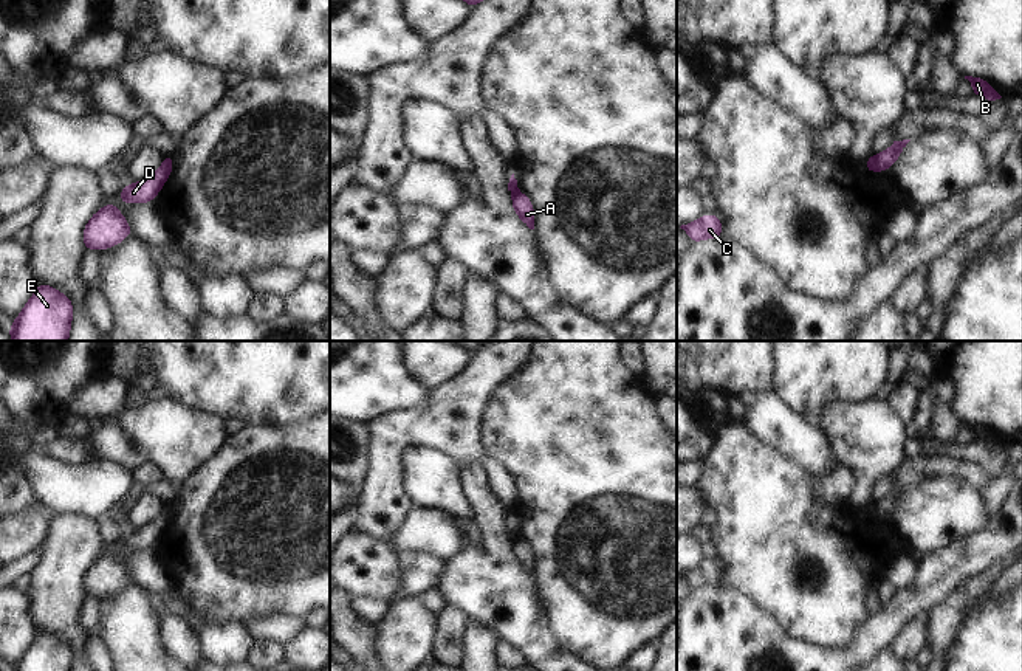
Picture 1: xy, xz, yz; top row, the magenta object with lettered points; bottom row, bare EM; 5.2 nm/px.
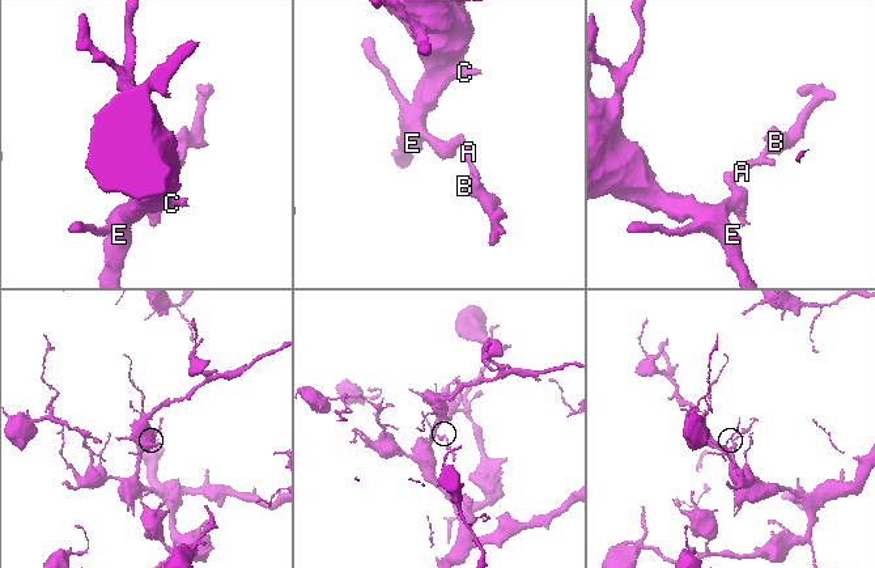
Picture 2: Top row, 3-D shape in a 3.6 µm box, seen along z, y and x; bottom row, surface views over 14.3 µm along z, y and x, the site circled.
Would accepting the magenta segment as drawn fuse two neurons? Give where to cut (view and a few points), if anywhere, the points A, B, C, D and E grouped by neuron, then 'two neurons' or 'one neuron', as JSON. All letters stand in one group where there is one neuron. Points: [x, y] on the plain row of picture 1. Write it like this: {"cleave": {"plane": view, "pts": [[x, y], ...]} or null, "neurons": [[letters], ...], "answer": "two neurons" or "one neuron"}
{"cleave": {"plane": "yz", "pts": [[874, 504], [878, 516]]}, "neurons": [["A", "B"], ["C", "D", "E"]], "answer": "two neurons"}

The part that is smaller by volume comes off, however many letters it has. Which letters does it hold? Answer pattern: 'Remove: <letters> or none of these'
Remove: A, B

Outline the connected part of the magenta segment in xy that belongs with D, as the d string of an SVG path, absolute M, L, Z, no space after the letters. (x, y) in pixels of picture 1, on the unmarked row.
M164 502L161 514L152 522L144 525L139 530L127 532L119 541L122 550L147 550L153 549L164 530L169 525L169 521L173 516L173 508L169 502Z

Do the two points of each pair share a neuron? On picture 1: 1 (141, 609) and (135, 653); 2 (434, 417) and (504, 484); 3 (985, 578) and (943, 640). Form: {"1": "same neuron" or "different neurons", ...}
{"1": "same neuron", "2": "different neurons", "3": "same neuron"}

